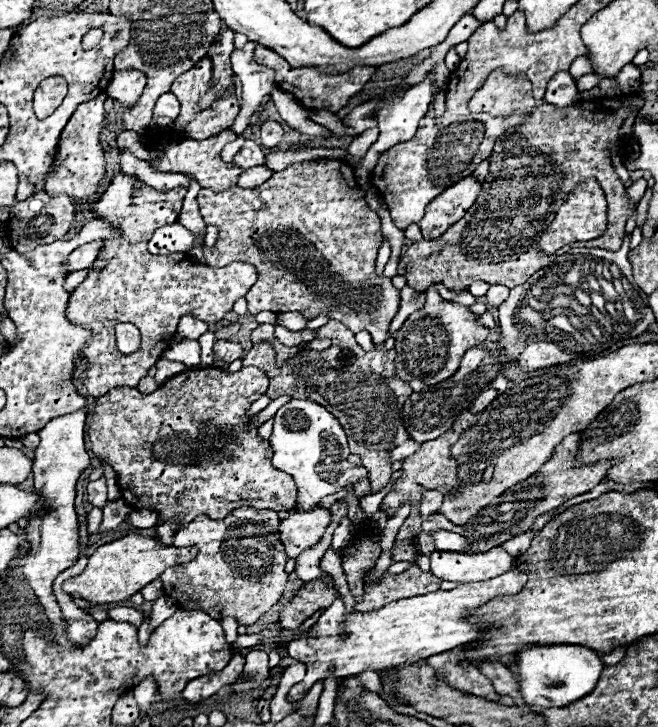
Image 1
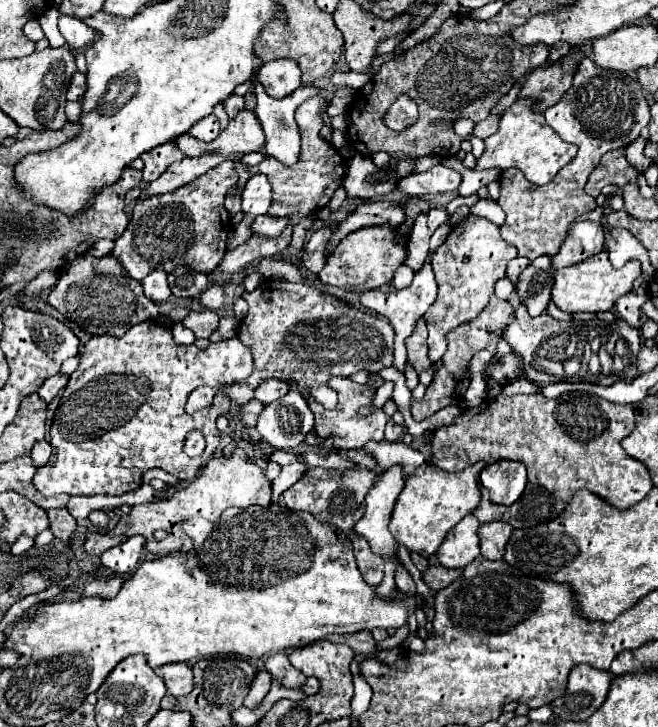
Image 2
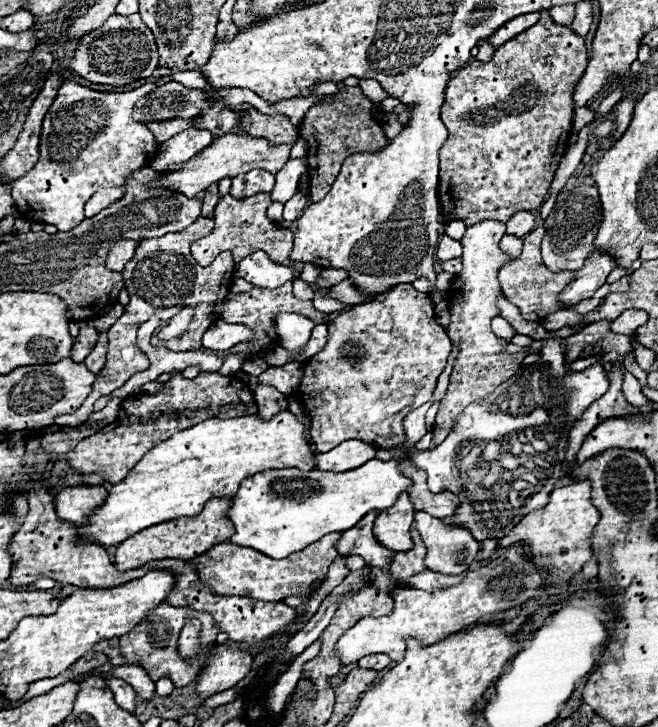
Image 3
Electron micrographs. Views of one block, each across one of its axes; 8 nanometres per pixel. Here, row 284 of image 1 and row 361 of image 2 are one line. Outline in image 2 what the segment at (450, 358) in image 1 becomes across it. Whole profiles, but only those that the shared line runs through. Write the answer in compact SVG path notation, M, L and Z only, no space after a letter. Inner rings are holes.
M468 216L464 222L452 226L446 242L432 254L432 268L436 274L438 296L424 314L428 326L428 358L440 360L446 352L446 334L462 322L474 320L488 304L494 282L506 276L508 260L516 258L516 248L502 240L500 228L486 218Z

